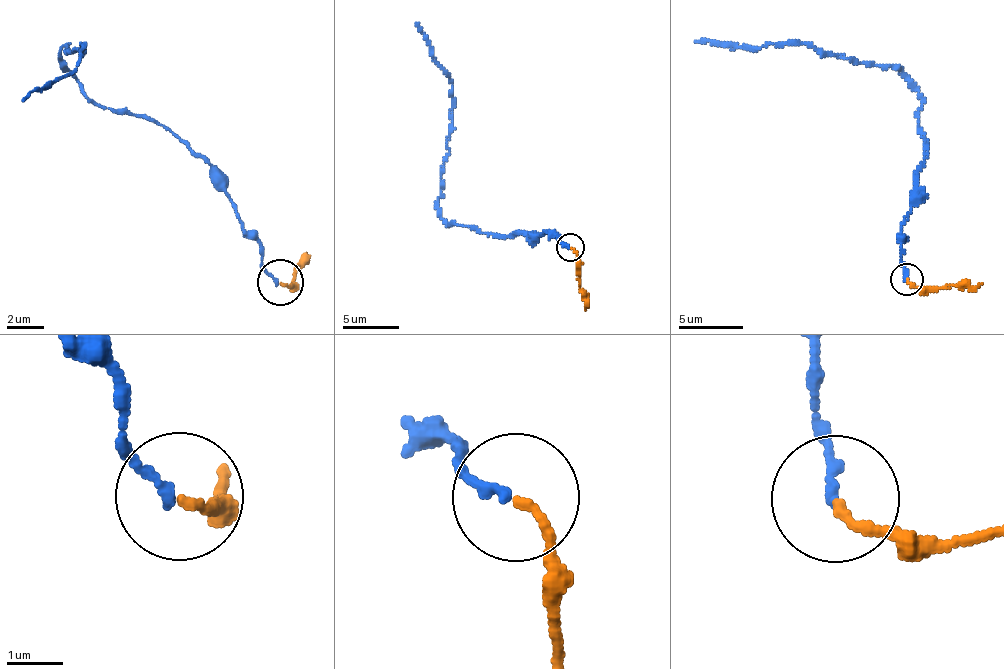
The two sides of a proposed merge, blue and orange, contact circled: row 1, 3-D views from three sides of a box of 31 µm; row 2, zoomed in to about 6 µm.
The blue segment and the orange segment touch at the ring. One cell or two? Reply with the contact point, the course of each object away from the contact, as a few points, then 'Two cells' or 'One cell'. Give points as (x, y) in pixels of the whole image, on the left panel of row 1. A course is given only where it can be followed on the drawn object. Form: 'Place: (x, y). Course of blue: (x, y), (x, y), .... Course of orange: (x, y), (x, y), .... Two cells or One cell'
Place: (280, 282). Course of blue: (276, 281), (226, 182), (167, 129), (102, 109), (66, 66), (65, 45), (82, 43), (82, 58), (21, 99). Course of orange: (281, 281), (290, 287), (305, 252). Two cells

